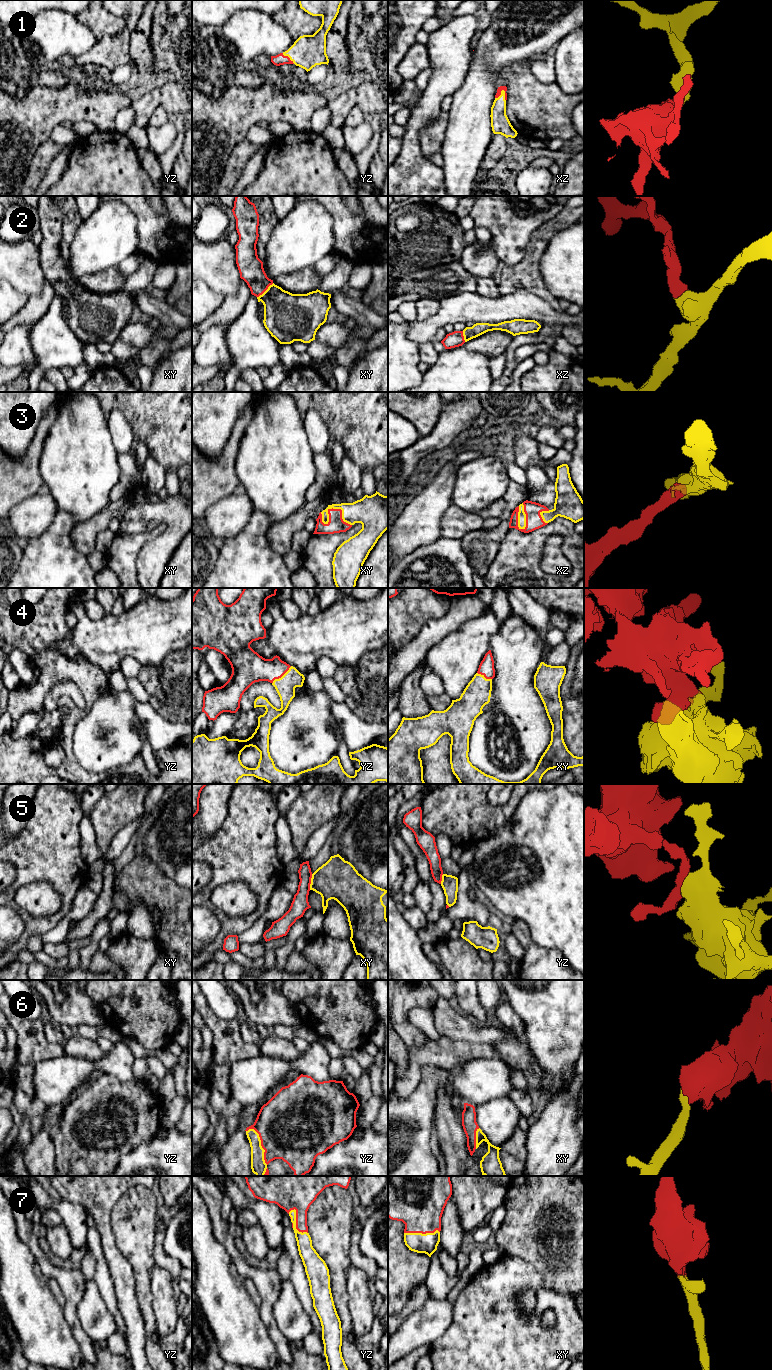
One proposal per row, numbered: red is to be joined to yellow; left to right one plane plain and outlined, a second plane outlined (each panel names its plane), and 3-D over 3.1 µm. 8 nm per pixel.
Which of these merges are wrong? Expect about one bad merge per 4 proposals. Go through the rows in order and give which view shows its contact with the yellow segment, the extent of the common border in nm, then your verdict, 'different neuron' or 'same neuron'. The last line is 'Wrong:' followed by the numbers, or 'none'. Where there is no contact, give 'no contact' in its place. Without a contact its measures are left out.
1: contact in xz; length 110 nm; same neuron
2: contact in xy; length 180 nm; same neuron
3: contact in xy; length 280 nm; same neuron
4: contact in yz; length 220 nm; same neuron
5: contact in xy; length 130 nm; different neuron
6: contact in yz; length 320 nm; same neuron
7: contact in yz; length 240 nm; same neuron
Wrong: 5

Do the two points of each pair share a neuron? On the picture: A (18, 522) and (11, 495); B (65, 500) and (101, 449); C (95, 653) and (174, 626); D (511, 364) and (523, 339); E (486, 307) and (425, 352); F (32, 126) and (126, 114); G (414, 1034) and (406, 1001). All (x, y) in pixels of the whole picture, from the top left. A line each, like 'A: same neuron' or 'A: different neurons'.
A: different neurons
B: same neuron
C: same neuron
D: same neuron
E: different neurons
F: different neurons
G: same neuron

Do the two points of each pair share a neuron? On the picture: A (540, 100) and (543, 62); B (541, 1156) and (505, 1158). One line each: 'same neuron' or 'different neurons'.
A: different neurons
B: different neurons

